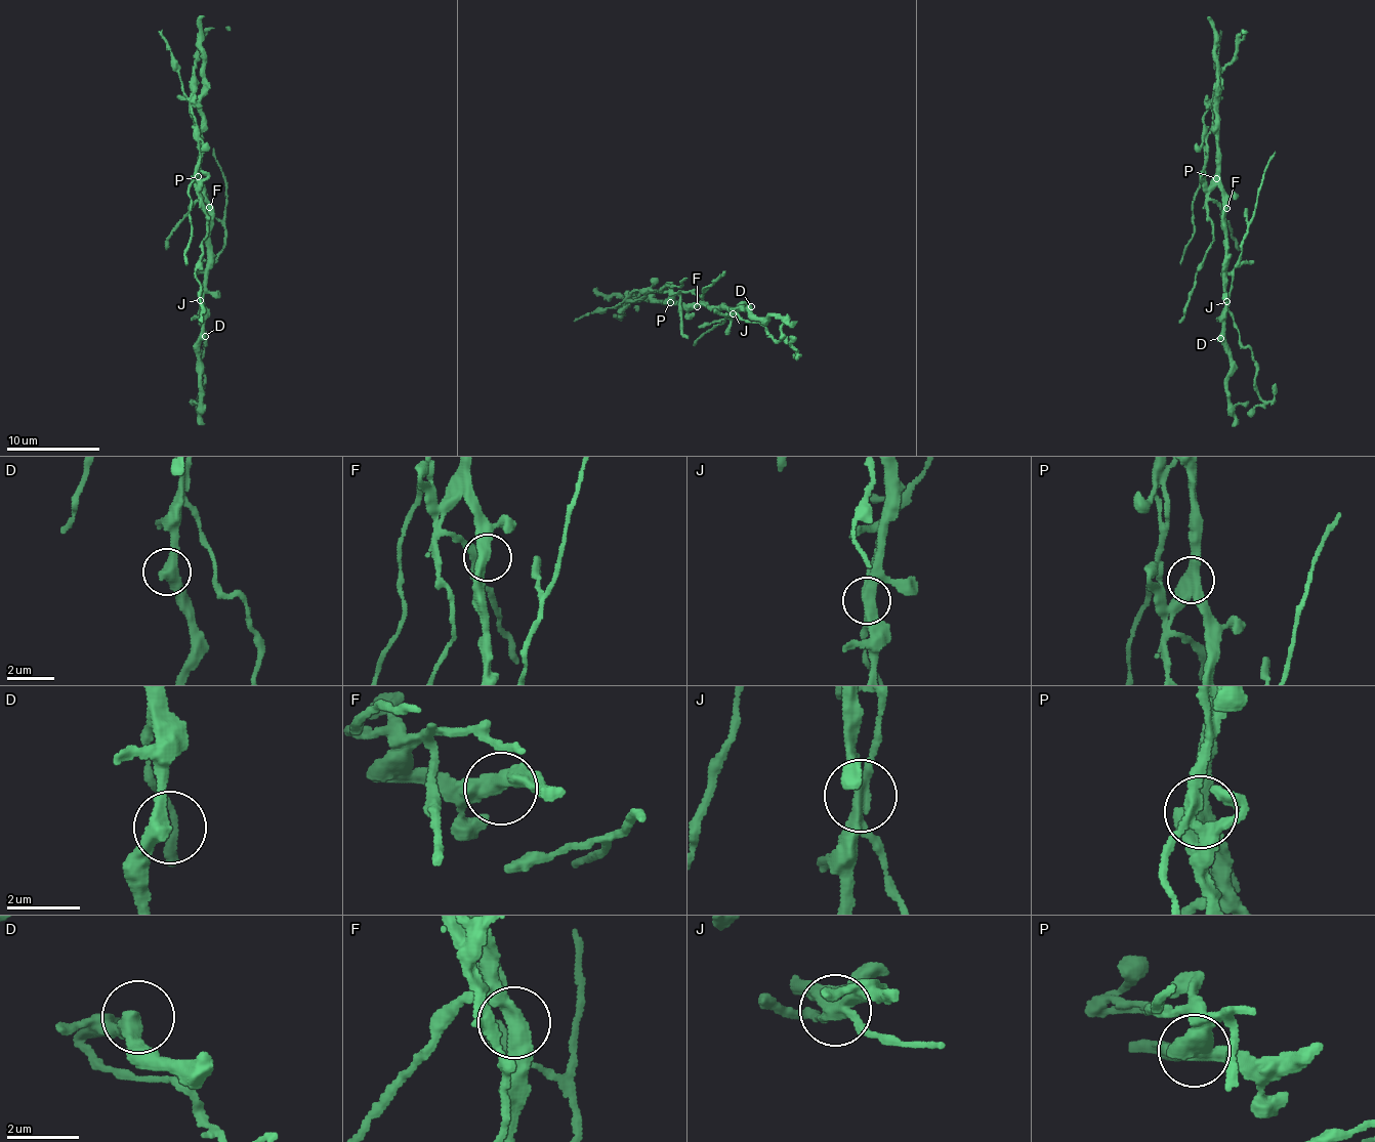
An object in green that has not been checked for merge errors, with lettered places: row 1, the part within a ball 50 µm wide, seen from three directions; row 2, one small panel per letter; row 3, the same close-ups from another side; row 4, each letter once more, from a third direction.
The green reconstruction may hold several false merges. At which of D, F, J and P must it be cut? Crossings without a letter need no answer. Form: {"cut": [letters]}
{"cut": ["J", "P"]}

